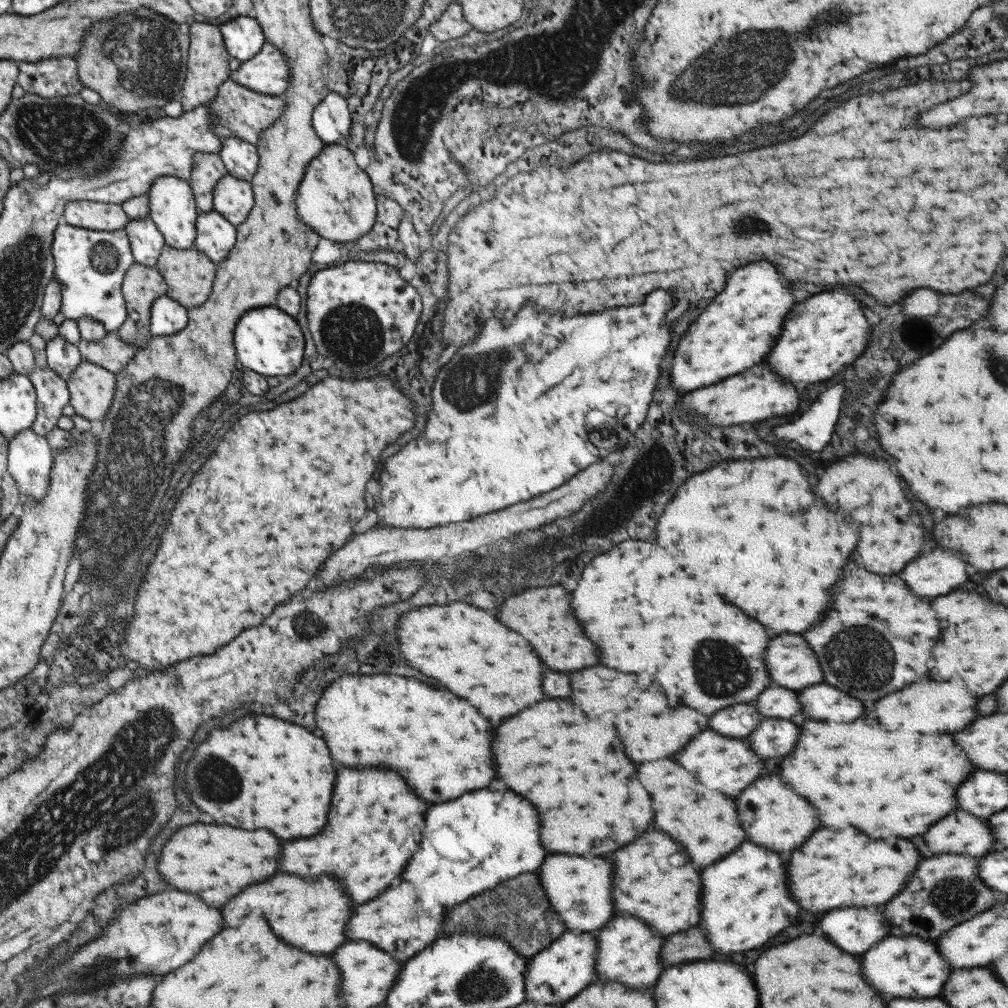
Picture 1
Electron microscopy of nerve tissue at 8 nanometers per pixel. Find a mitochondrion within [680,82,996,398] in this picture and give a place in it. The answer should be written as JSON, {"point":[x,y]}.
{"point":[749,227]}

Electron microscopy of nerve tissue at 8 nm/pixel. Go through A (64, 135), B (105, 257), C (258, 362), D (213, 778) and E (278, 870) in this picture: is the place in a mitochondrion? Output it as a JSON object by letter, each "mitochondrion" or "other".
{"A":"mitochondrion","B":"mitochondrion","C":"other","D":"mitochondrion","E":"other"}

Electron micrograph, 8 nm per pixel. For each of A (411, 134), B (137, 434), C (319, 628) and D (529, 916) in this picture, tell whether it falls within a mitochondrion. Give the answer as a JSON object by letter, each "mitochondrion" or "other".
{"A":"mitochondrion","B":"mitochondrion","C":"other","D":"mitochondrion"}

